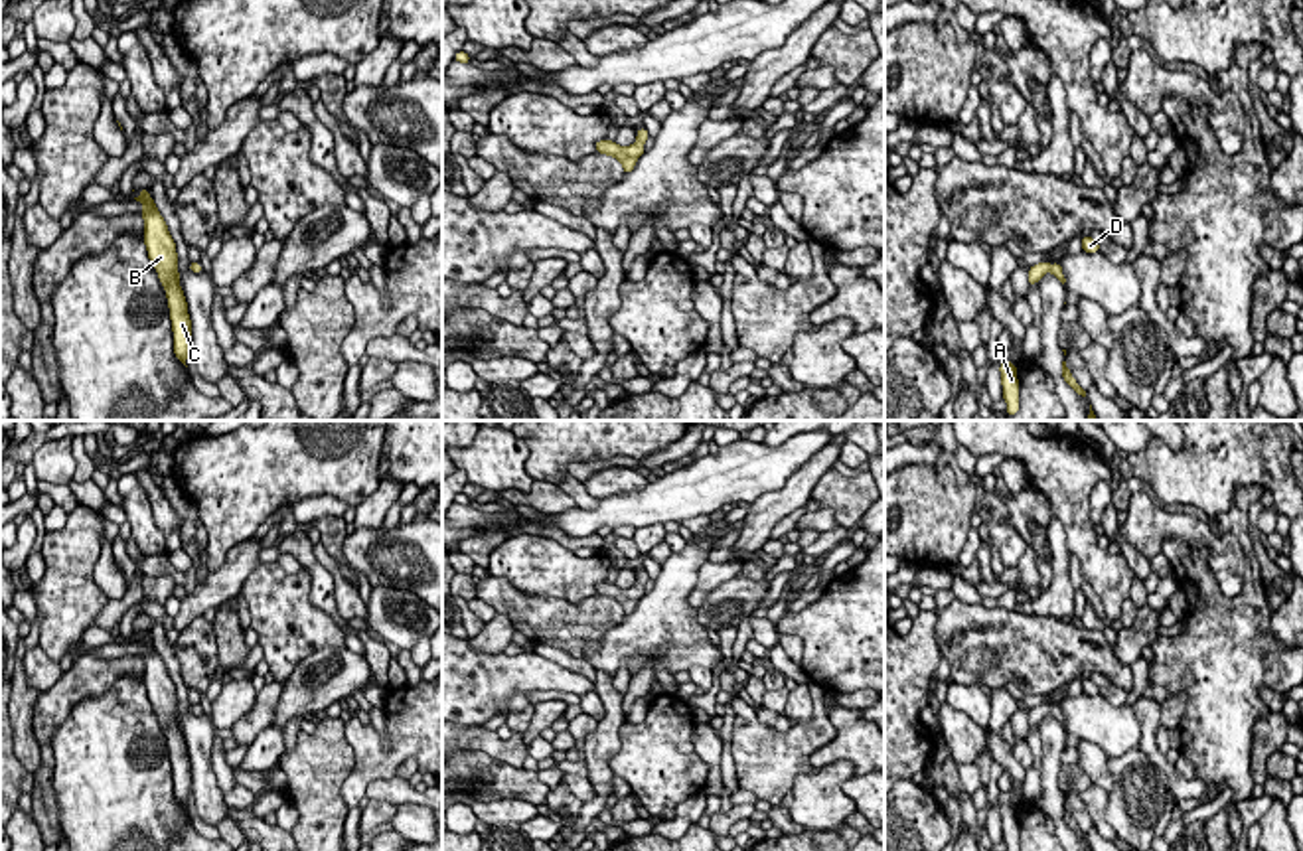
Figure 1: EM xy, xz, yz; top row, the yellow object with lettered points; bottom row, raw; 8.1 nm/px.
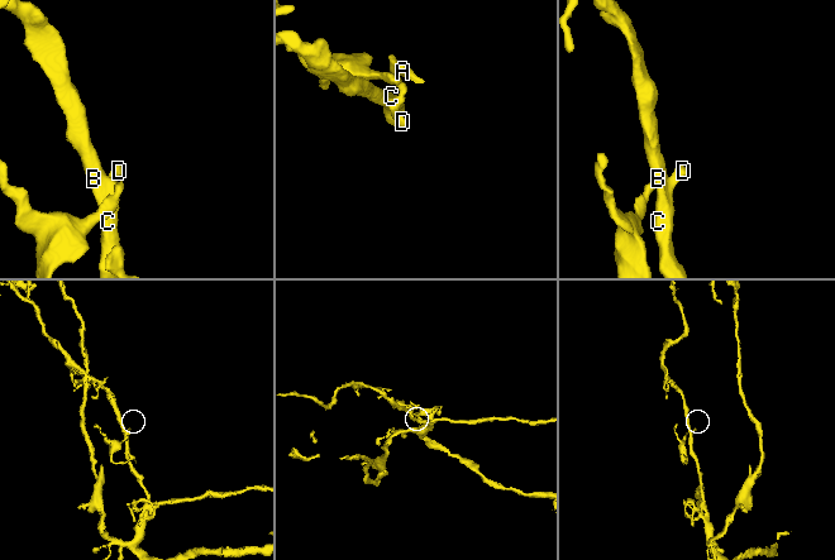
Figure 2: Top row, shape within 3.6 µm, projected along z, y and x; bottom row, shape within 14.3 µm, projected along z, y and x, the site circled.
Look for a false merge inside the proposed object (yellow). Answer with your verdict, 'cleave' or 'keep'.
keep

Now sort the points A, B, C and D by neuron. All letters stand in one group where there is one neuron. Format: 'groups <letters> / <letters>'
groups A B C D

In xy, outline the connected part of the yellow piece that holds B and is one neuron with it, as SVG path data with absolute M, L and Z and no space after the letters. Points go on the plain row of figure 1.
M148 630L138 632L134 640L144 648L140 658L144 659L144 687L148 701L158 715L158 721L166 733L172 774L174 774L174 796L186 808L192 794L192 762L188 756L188 744L180 729L178 695L176 685L168 673L164 659L160 658L154 642L148 638Z

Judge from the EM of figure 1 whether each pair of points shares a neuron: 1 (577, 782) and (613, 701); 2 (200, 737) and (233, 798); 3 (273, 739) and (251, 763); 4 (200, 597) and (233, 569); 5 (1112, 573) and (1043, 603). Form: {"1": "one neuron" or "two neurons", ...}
{"1": "two neurons", "2": "two neurons", "3": "one neuron", "4": "one neuron", "5": "two neurons"}

